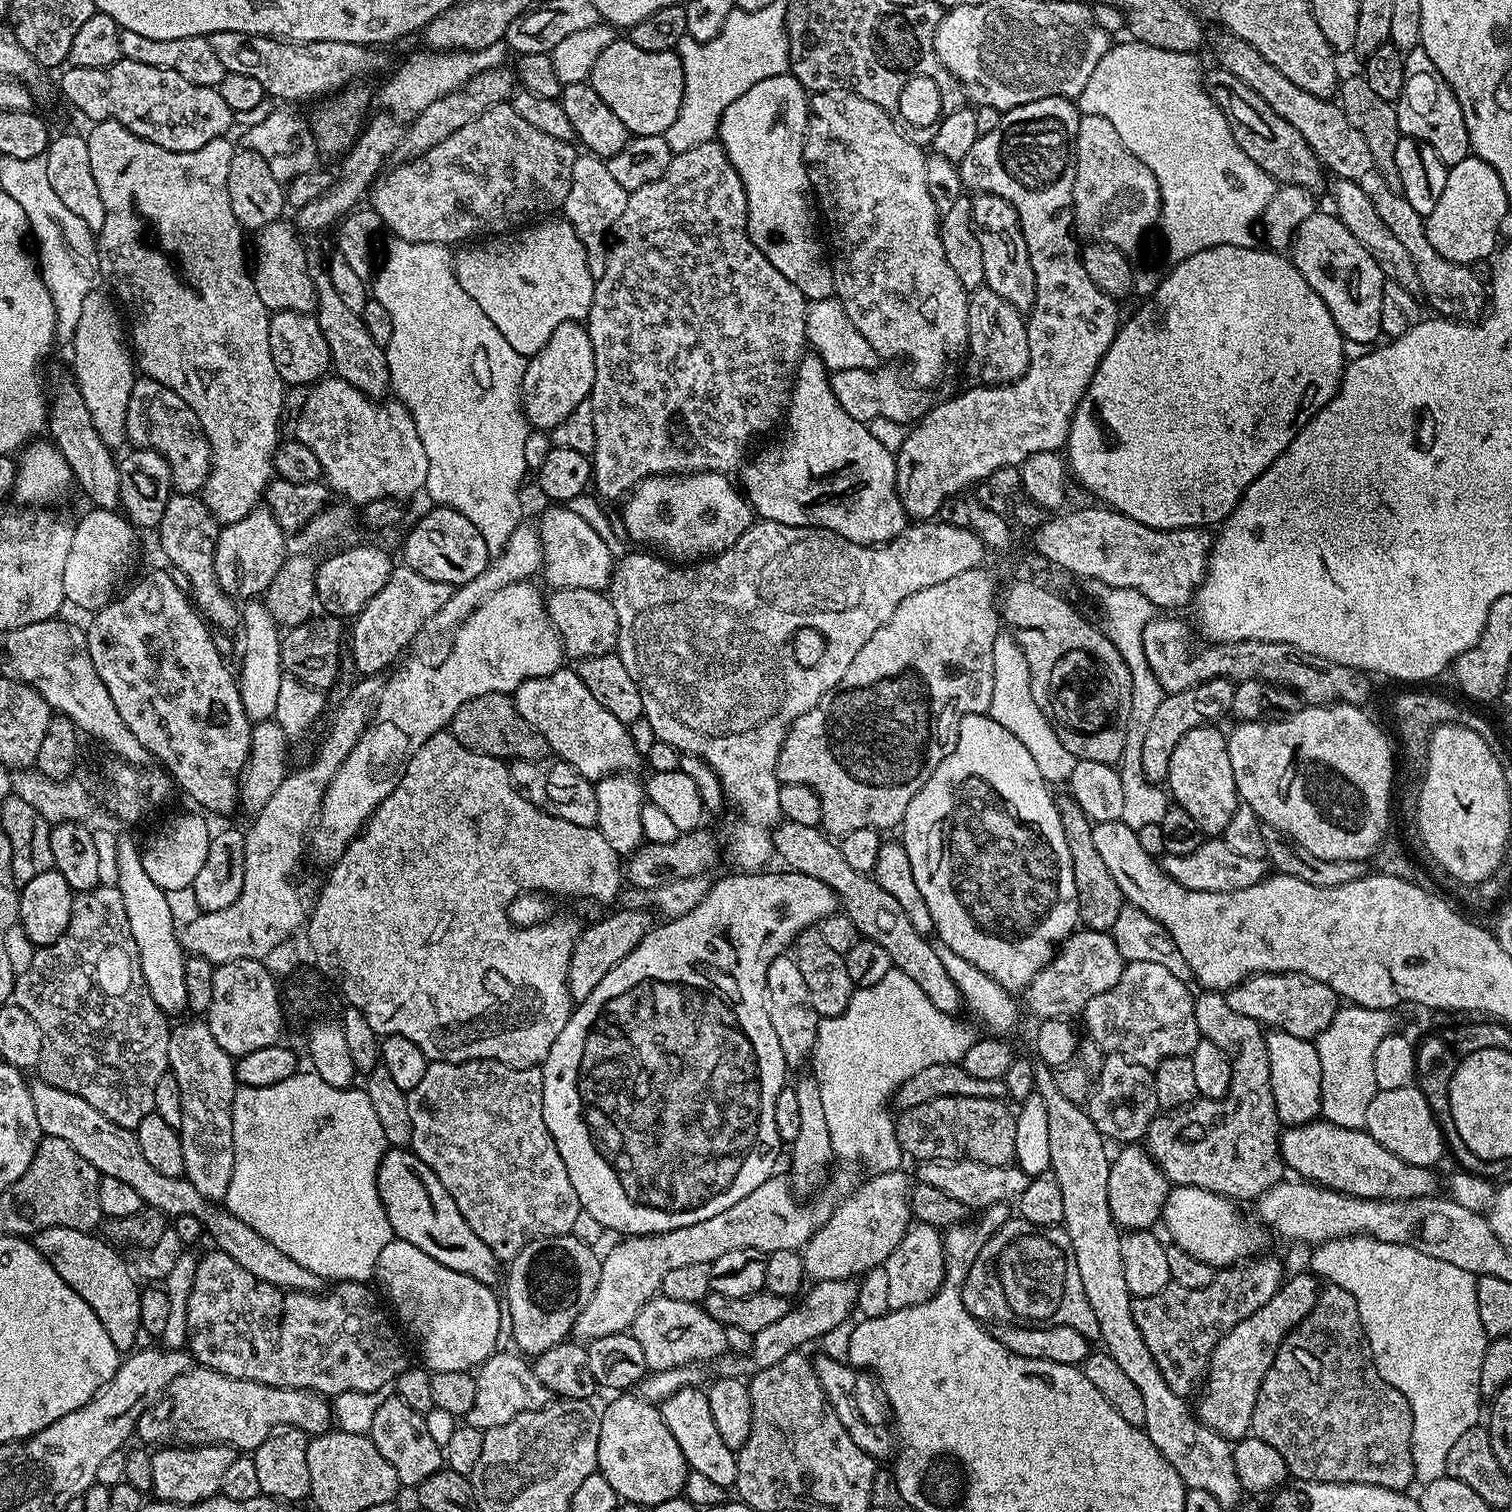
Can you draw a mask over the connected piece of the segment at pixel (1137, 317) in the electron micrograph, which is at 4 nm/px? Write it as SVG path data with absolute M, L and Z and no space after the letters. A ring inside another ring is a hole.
M1214 246L1210 250L1202 250L1198 254L1194 254L1190 258L1179 261L1175 265L1176 268L1164 281L1155 285L1154 291L1150 298L1132 317L1125 319L1120 327L1116 330L1116 337L1110 346L1110 350L1106 350L1106 354L1102 358L1102 362L1098 366L1098 370L1094 374L1094 378L1090 378L1090 386L1086 390L1086 394L1082 398L1082 402L1076 408L1076 413L1072 419L1070 426L1070 434L1068 435L1068 443L1066 445L1066 463L1070 469L1071 475L1089 492L1092 496L1097 496L1101 505L1112 508L1115 512L1126 514L1126 518L1134 518L1134 522L1142 522L1142 526L1150 526L1158 530L1174 530L1175 528L1203 528L1207 529L1208 524L1219 526L1223 524L1225 518L1229 516L1236 504L1242 498L1242 494L1254 483L1258 478L1258 474L1262 474L1262 470L1266 470L1274 462L1274 458L1278 458L1278 454L1282 454L1286 450L1286 446L1290 446L1290 442L1299 432L1305 428L1310 422L1310 418L1314 418L1314 414L1318 414L1318 410L1322 410L1322 406L1330 403L1333 396L1336 395L1340 387L1340 378L1344 374L1344 366L1346 363L1346 355L1344 356L1344 347L1346 341L1341 336L1338 326L1334 322L1334 318L1330 314L1330 310L1326 310L1326 302L1322 302L1322 298L1318 298L1318 294L1310 286L1310 282L1306 282L1306 278L1302 278L1302 274L1292 264L1291 259L1287 255L1281 254L1276 250L1263 250L1259 252L1259 247L1239 248L1238 246Z

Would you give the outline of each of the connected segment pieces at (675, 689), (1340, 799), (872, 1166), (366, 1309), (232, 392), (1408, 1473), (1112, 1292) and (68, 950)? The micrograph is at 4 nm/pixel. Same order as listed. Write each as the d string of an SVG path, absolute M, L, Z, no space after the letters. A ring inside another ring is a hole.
M769 520L753 522L746 530L746 534L742 534L742 538L738 538L738 542L734 542L732 548L727 548L720 555L705 558L693 563L691 566L677 566L675 563L669 562L667 559L661 558L648 550L636 551L640 552L632 552L629 556L624 556L621 560L619 557L615 561L610 581L610 599L614 606L614 614L618 614L618 634L620 636L616 640L616 648L618 649L620 661L622 666L626 666L626 670L630 670L630 678L634 678L634 682L642 694L643 719L650 722L656 739L662 742L670 742L670 746L677 748L681 754L697 756L698 759L706 761L720 780L727 803L729 805L733 804L740 811L740 820L744 824L738 825L732 832L732 860L740 867L737 869L748 874L763 869L760 867L768 859L773 859L774 849L769 830L775 829L782 820L780 807L778 806L778 790L781 782L776 776L778 754L782 750L784 739L793 722L802 714L809 712L816 704L812 698L810 700L804 698L802 704L788 704L788 698L780 700L780 694L776 694L776 690L772 690L772 686L766 686L766 682L762 680L764 678L764 674L762 674L764 664L758 662L758 656L750 654L748 626L756 626L756 622L762 622L762 618L756 620L756 616L762 616L762 614L788 614L786 620L796 620L800 630L806 628L806 634L800 634L800 640L796 642L798 644L798 648L796 648L798 664L800 664L800 658L806 656L804 662L812 664L812 670L810 670L812 678L814 678L812 684L818 688L818 676L820 676L820 692L826 694L835 684L842 682L842 674L846 674L846 670L850 670L850 662L854 662L854 654L858 654L858 650L862 650L862 646L866 646L866 642L870 642L870 634L874 634L874 630L878 630L890 619L894 614L894 610L898 610L898 606L903 600L910 598L910 594L914 594L926 586L938 586L938 582L946 582L946 578L954 578L958 574L962 574L962 570L981 567L985 563L984 555L986 555L984 544L972 533L971 528L955 528L941 522L913 523L904 529L902 535L891 540L889 544L873 546L850 542L846 538L842 538L842 534L834 534L825 528L799 528L798 526L786 526ZM756 598L766 600L766 602L760 602L762 614L756 614Z
M1337 702L1327 706L1304 706L1284 720L1245 720L1237 723L1233 732L1227 733L1230 766L1234 769L1234 786L1238 790L1243 804L1250 806L1261 824L1276 828L1298 846L1310 850L1314 858L1330 858L1331 860L1363 860L1367 861L1375 853L1380 841L1384 839L1388 828L1388 803L1394 800L1394 756L1392 760L1392 744L1388 736L1364 713L1363 707L1354 704Z
M895 970L888 972L886 978L882 978L882 982L878 982L874 986L856 988L842 1015L825 1016L821 1019L818 1026L816 1045L810 1057L810 1072L818 1082L818 1090L822 1090L822 1106L826 1113L826 1127L830 1130L830 1146L832 1147L833 1157L840 1159L841 1156L844 1160L857 1160L858 1163L865 1164L869 1168L867 1171L872 1174L878 1172L895 1172L901 1167L900 1160L902 1161L902 1153L900 1143L898 1142L893 1113L888 1113L888 1104L890 1108L890 1101L895 1097L896 1091L899 1090L908 1078L913 1078L914 1074L925 1069L926 1066L963 1061L966 1050L970 1050L970 1046L972 1045L974 1033L962 1021L956 1019L960 1018L957 1018L953 1013L938 1010L938 1006L934 1002L930 1002L930 998L926 998L922 986L918 986L918 982L914 982L914 978L906 978L906 974Z
M211 1251L196 1261L187 1310L186 1348L197 1365L218 1370L235 1380L253 1380L275 1388L317 1392L325 1398L335 1398L347 1392L379 1392L387 1389L387 1384L389 1387L410 1367L408 1352L396 1333L397 1325L388 1321L385 1305L376 1301L377 1293L372 1293L367 1283L345 1280L337 1283L329 1296L285 1292L278 1286L270 1286L270 1282L254 1278L250 1270L242 1270L230 1254Z
M97 120L91 125L92 129L86 132L88 149L90 150L90 171L94 173L94 182L98 182L98 194L102 194L102 202L106 210L106 222L102 222L102 230L96 236L96 253L100 259L99 275L108 279L110 287L116 291L115 299L122 305L126 313L126 324L130 329L130 347L134 353L135 363L143 375L151 380L162 382L198 418L205 438L210 442L212 451L212 469L206 478L202 489L204 505L217 524L223 526L233 524L246 514L250 514L261 503L262 494L267 493L268 485L274 479L272 458L276 454L278 443L277 428L279 416L282 414L283 396L286 385L278 370L274 366L274 358L270 358L270 334L268 333L269 310L258 298L258 290L252 281L250 264L244 261L244 236L238 218L234 218L234 210L230 210L230 194L226 186L226 178L230 174L230 158L234 151L231 139L219 136L214 142L206 142L202 150L189 152L171 152L162 146L154 146L154 142L146 142L146 138L138 138L122 122L113 120Z
M1328 1284L1321 1287L1320 1297L1316 1300L1314 1310L1305 1314L1303 1322L1296 1325L1282 1342L1270 1370L1266 1370L1266 1378L1262 1378L1262 1386L1258 1390L1258 1398L1254 1402L1254 1418L1252 1419L1251 1435L1262 1438L1262 1442L1270 1442L1282 1458L1286 1458L1289 1477L1304 1480L1314 1484L1369 1484L1370 1486L1382 1486L1395 1492L1408 1490L1414 1484L1414 1458L1412 1457L1412 1411L1410 1402L1394 1386L1390 1386L1378 1374L1369 1349L1366 1347L1364 1327L1358 1314L1358 1302L1354 1294L1347 1292L1342 1286Z
M1037 1063L1034 1068L1034 1075L1036 1078L1036 1092L1042 1098L1042 1102L1046 1102L1046 1118L1048 1118L1048 1126L1050 1133L1050 1158L1052 1159L1052 1167L1050 1171L1058 1178L1058 1182L1062 1186L1062 1214L1064 1215L1063 1227L1066 1234L1072 1239L1074 1246L1074 1258L1078 1262L1078 1274L1082 1274L1082 1286L1086 1290L1086 1302L1090 1302L1090 1310L1094 1310L1094 1315L1098 1318L1100 1323L1100 1334L1098 1337L1103 1351L1110 1354L1110 1358L1114 1358L1114 1362L1118 1362L1118 1366L1122 1366L1122 1370L1130 1377L1130 1382L1134 1382L1134 1386L1138 1386L1138 1390L1142 1390L1142 1403L1146 1406L1146 1422L1143 1429L1150 1442L1154 1442L1154 1446L1158 1446L1158 1450L1162 1454L1162 1458L1166 1458L1166 1462L1170 1462L1170 1466L1174 1466L1174 1470L1178 1470L1178 1478L1182 1478L1185 1489L1193 1488L1194 1490L1206 1490L1206 1494L1213 1495L1218 1498L1220 1505L1225 1510L1239 1509L1242 1503L1242 1489L1240 1486L1240 1479L1238 1478L1238 1470L1234 1470L1234 1458L1232 1457L1233 1445L1225 1440L1223 1436L1217 1434L1214 1430L1210 1430L1210 1426L1206 1426L1200 1421L1199 1416L1195 1415L1193 1409L1190 1407L1189 1401L1185 1397L1174 1394L1174 1390L1170 1390L1170 1386L1166 1386L1166 1382L1162 1378L1162 1374L1158 1370L1158 1362L1154 1362L1154 1354L1150 1354L1150 1350L1146 1350L1146 1342L1142 1338L1142 1330L1138 1330L1138 1322L1134 1322L1134 1314L1132 1313L1132 1301L1134 1299L1132 1291L1126 1286L1126 1274L1122 1274L1122 1246L1120 1245L1120 1237L1122 1235L1121 1229L1112 1220L1110 1214L1110 1198L1108 1197L1108 1183L1110 1182L1110 1170L1108 1169L1110 1163L1110 1152L1104 1149L1106 1145L1106 1138L1096 1127L1087 1111L1081 1105L1070 1102L1070 1098L1062 1095L1062 1090L1058 1090L1056 1085L1056 1077L1053 1069L1048 1067L1047 1064Z
M101 886L72 897L70 922L58 942L37 947L30 970L19 973L12 1000L30 1014L42 1030L39 1077L50 1086L86 1098L94 1110L112 1122L135 1130L154 1111L154 1086L169 1071L170 1020L155 1004L143 976L138 946L130 932L122 894L116 886Z

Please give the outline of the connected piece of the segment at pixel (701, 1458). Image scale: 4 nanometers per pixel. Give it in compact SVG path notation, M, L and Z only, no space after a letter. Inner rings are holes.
M700 1386L683 1388L678 1390L678 1394L670 1394L670 1398L663 1400L658 1407L670 1434L674 1434L674 1442L678 1442L678 1450L682 1450L689 1469L709 1477L711 1481L727 1490L731 1489L738 1474L736 1452L730 1446L726 1446L726 1442L722 1442L717 1428L714 1427L707 1391Z

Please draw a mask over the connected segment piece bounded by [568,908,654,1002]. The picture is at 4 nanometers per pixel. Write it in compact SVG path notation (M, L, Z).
M624 908L621 912L614 912L605 920L600 920L597 924L592 924L588 929L581 931L576 938L576 945L570 954L570 970L568 971L568 989L573 1001L579 1002L590 998L594 986L642 942L642 938L647 934L649 928L653 927L653 913L639 912L636 908Z

